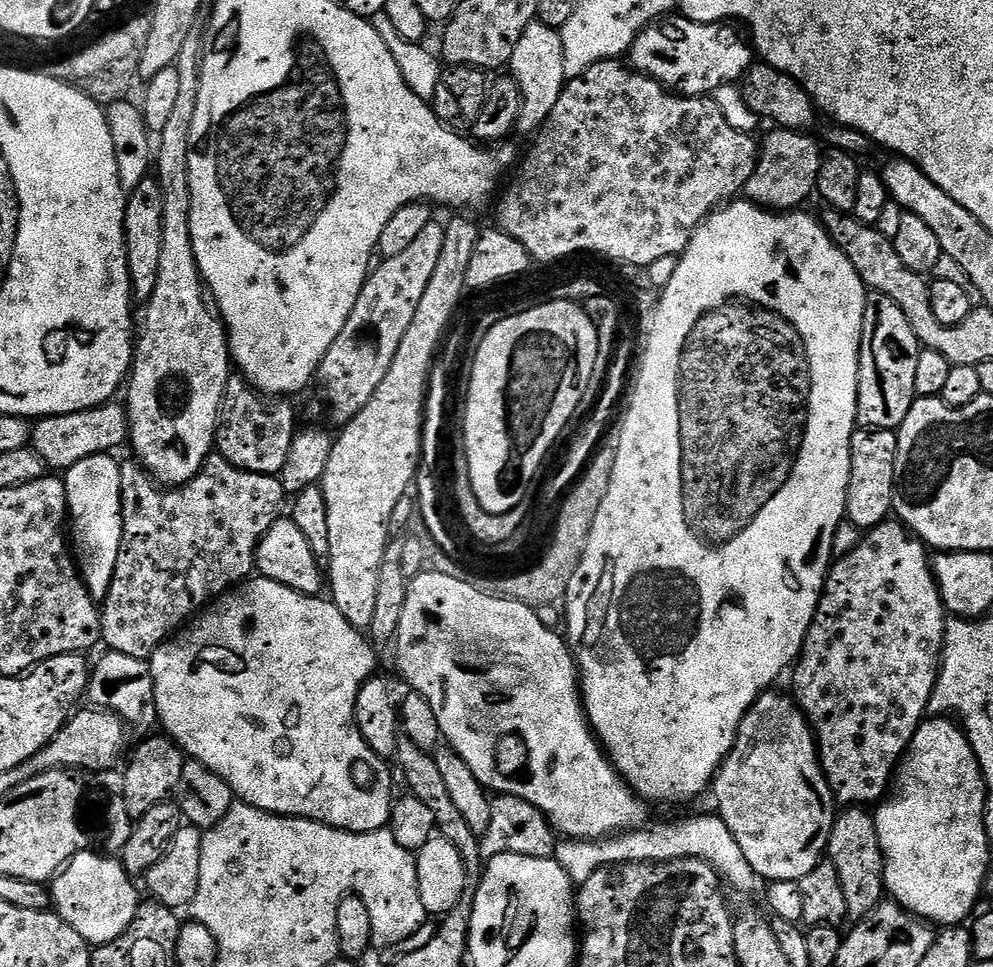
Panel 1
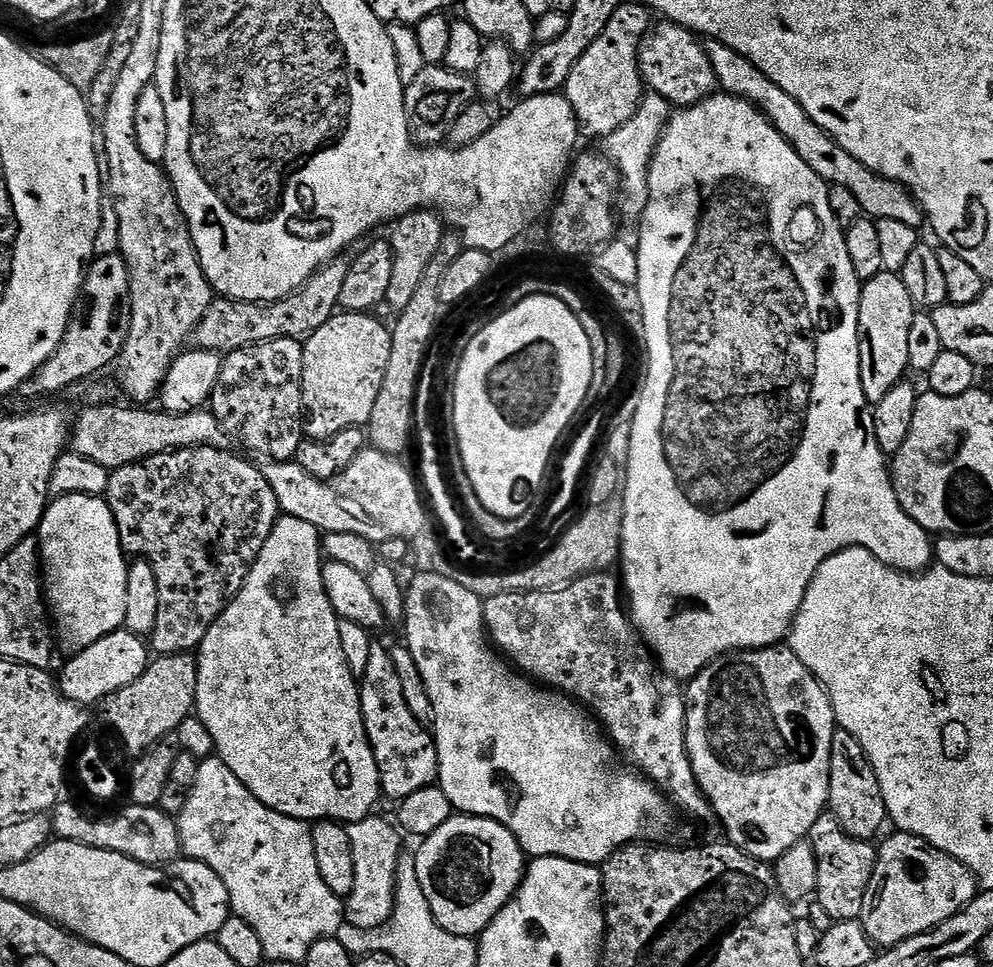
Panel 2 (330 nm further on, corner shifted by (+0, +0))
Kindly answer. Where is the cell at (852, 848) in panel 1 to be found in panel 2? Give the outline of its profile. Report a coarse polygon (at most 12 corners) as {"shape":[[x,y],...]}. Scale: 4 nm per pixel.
{"shape":[[854,734],[830,742],[831,815],[859,840],[888,820]]}

